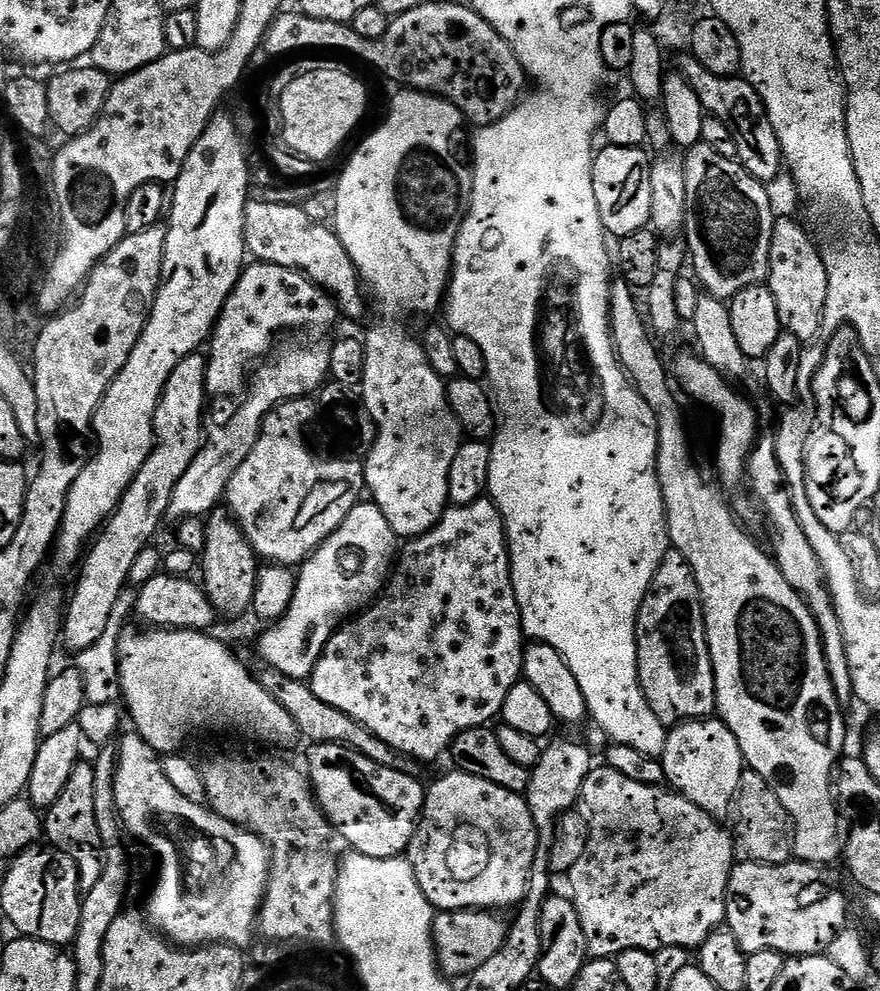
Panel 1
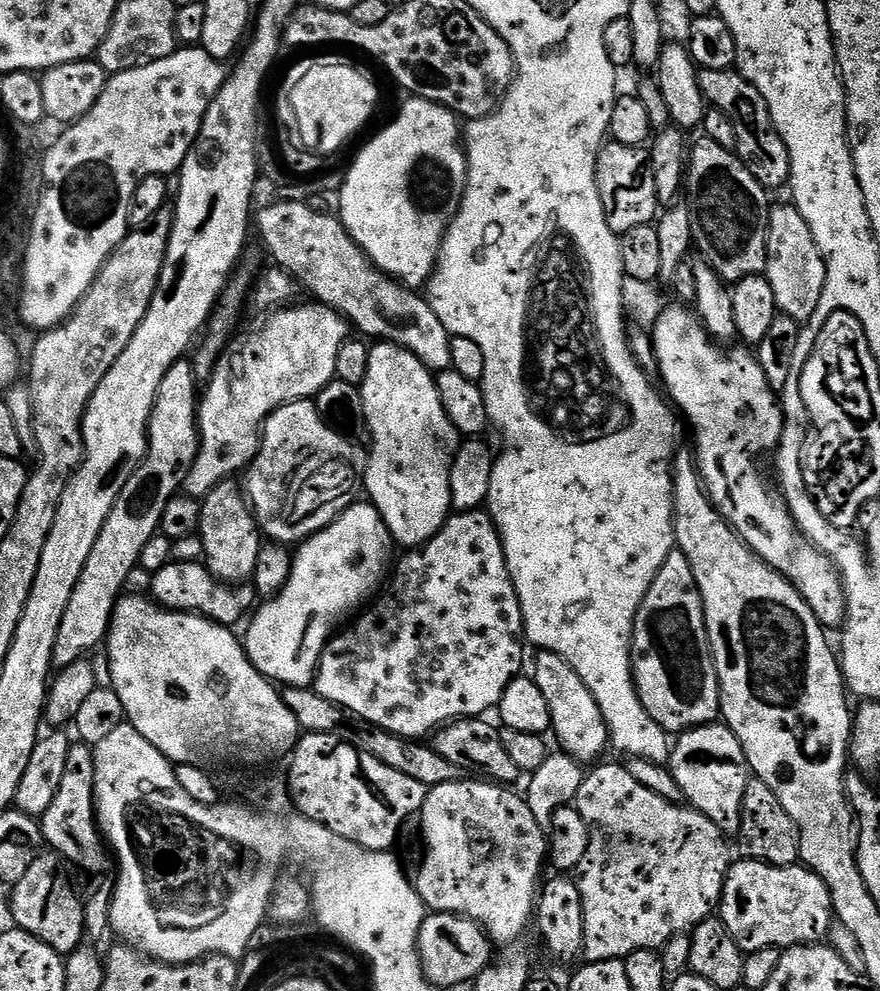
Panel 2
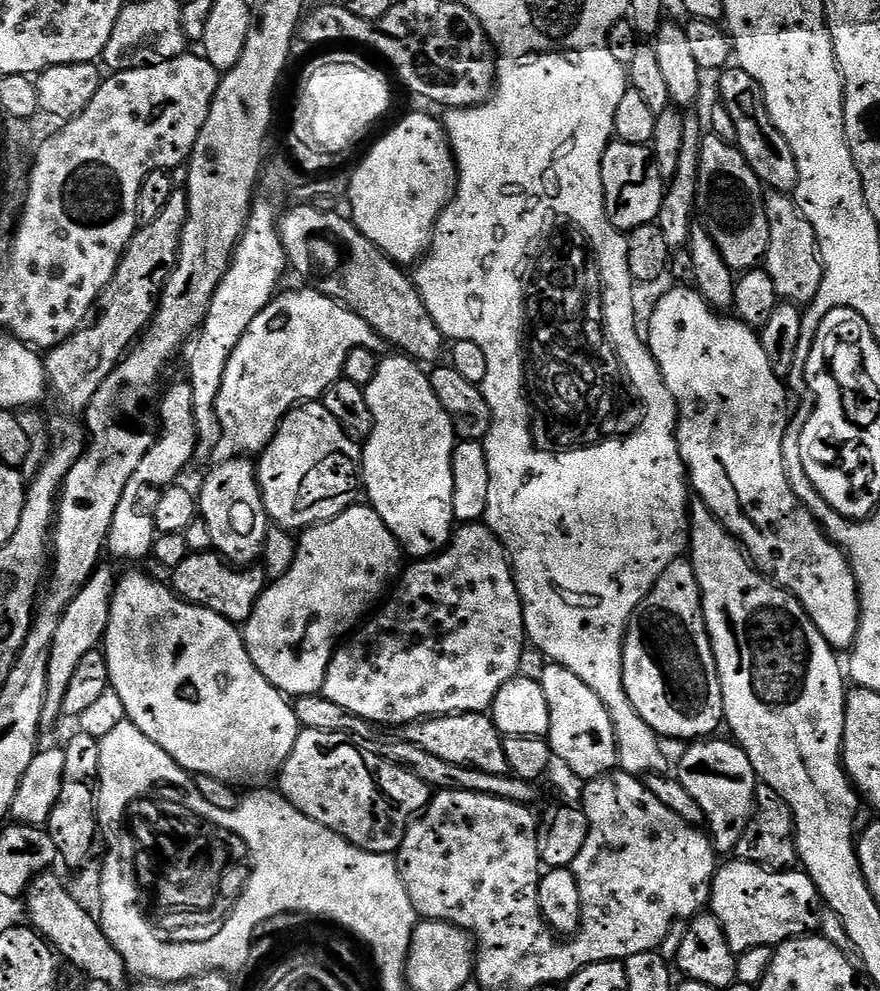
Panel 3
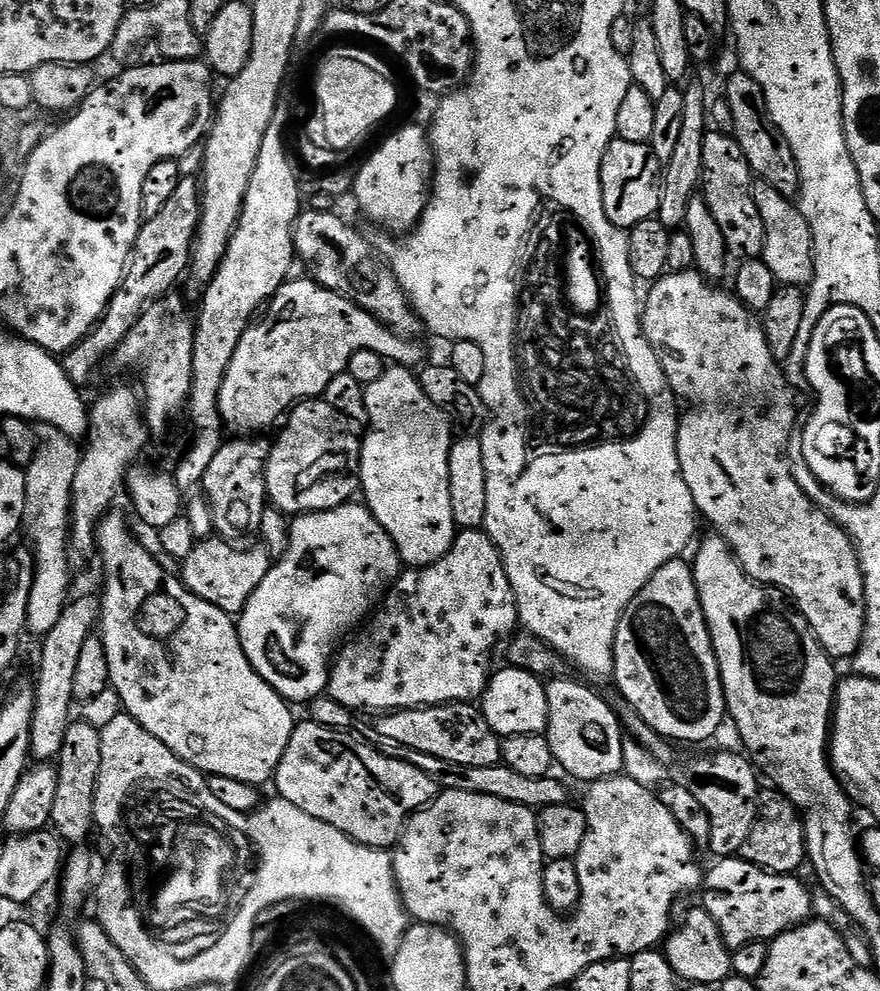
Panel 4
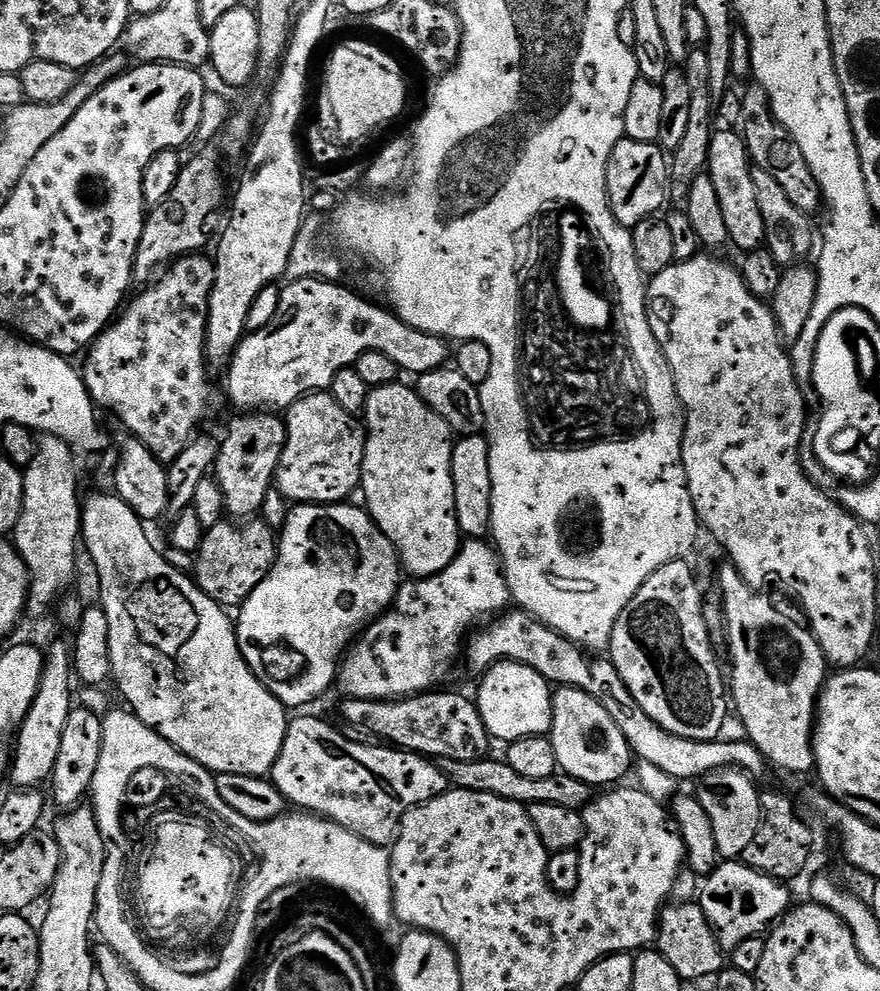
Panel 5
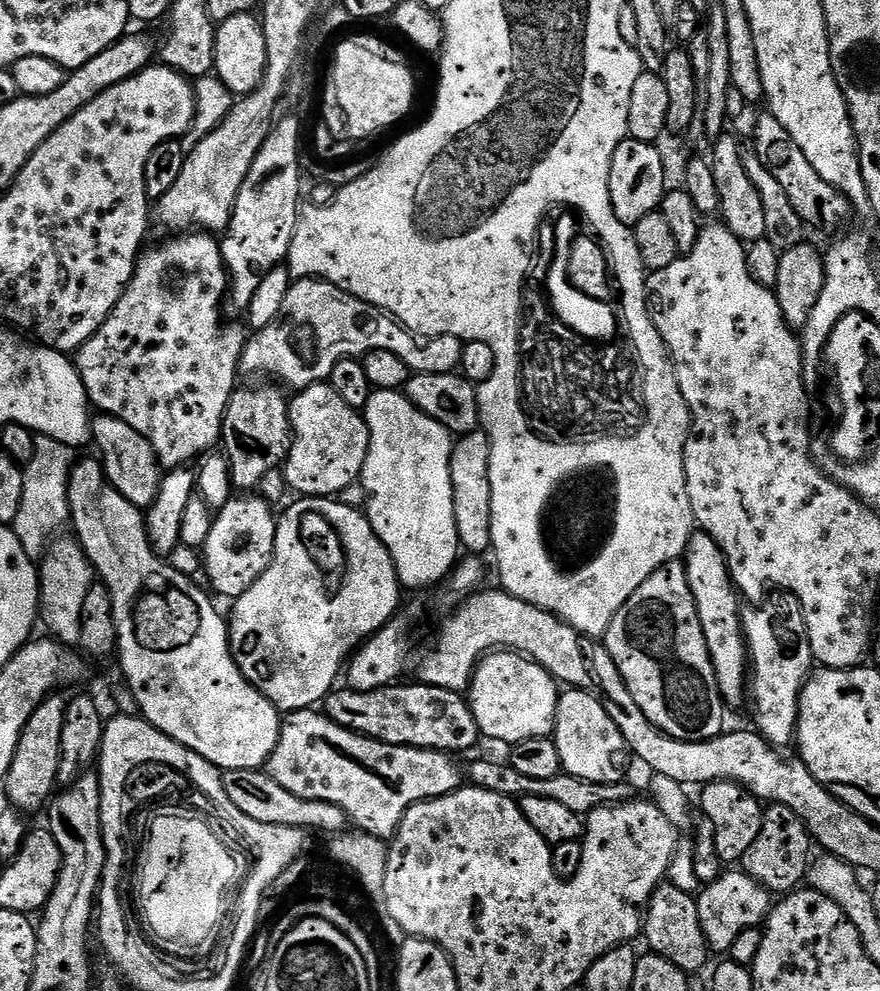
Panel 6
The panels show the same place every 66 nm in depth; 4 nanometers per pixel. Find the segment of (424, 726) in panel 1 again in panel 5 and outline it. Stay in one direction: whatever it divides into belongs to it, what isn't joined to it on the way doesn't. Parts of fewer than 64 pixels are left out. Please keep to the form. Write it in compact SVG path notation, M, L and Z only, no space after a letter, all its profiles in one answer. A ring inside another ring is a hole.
M480 538L465 539L454 562L450 562L446 570L433 576L408 578L401 583L392 600L392 607L373 620L347 649L338 668L338 688L340 684L345 692L343 695L354 700L403 700L405 696L419 696L421 692L433 691L434 686L439 685L436 683L451 670L452 663L459 656L461 659L462 645L469 633L485 618L503 613L511 600L512 595L495 547Z

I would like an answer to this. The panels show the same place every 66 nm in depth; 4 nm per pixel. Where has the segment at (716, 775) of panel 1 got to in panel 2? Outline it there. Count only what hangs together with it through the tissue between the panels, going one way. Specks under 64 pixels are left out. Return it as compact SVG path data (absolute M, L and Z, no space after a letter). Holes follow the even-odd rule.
M713 722L679 733L672 744L670 767L678 786L682 786L685 801L695 811L710 818L725 834L739 833L750 769L738 738L727 724Z

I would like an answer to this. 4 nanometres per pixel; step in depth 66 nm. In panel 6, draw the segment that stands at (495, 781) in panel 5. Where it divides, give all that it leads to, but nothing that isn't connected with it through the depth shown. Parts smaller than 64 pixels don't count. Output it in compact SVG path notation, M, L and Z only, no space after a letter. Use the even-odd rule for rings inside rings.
M476 760L466 768L466 780L471 787L490 790L494 794L519 798L521 796L537 796L538 798L554 798L562 806L574 810L581 818L587 818L591 812L605 808L608 804L627 804L633 799L634 792L628 782L607 784L606 782L586 782L586 778L572 776L561 771L554 778L526 778L526 774L518 774L510 762L499 764L496 760Z

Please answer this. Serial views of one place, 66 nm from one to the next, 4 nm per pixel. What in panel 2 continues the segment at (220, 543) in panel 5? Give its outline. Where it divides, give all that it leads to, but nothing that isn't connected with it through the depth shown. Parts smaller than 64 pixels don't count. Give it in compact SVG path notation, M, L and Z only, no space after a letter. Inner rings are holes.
M173 562L162 570L152 573L150 596L162 608L170 608L174 612L194 612L225 626L236 626L244 615L247 617L253 611L258 600L255 587L226 584L223 580L216 579L200 562L194 564Z

